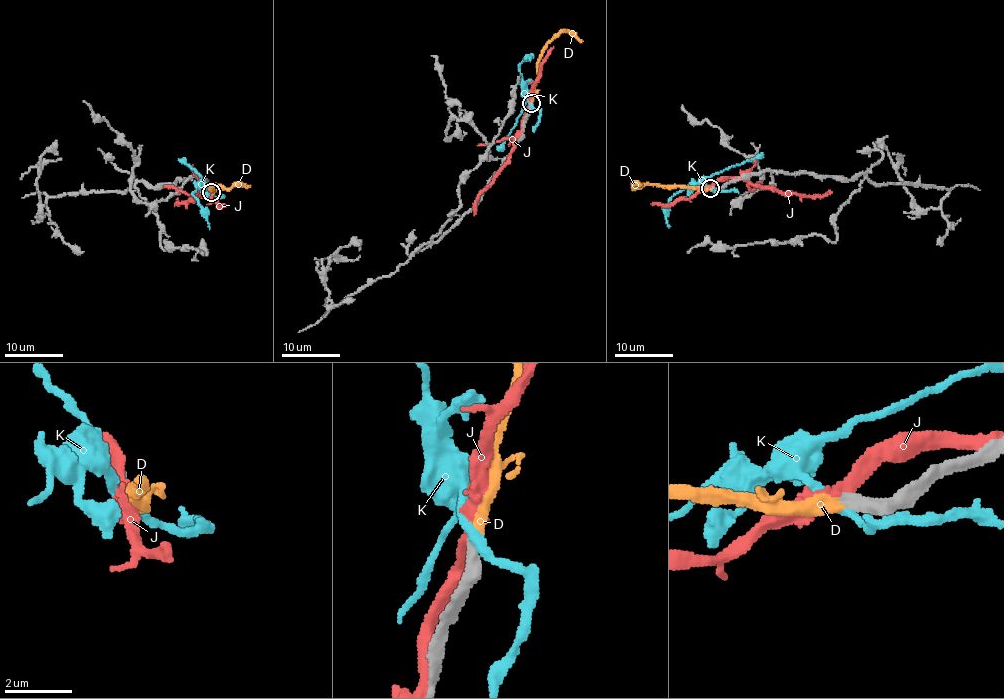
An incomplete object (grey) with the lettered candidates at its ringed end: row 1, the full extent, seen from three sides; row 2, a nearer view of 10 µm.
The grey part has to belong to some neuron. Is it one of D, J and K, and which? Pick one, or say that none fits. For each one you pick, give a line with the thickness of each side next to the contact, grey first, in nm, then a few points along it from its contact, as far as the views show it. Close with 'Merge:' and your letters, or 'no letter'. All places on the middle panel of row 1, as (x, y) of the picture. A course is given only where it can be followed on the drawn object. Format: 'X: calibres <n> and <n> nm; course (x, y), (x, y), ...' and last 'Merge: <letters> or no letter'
D: calibres 380 and 380 nm; course (530, 103), (541, 50), (563, 31), (571, 31), (582, 41)
Merge: D

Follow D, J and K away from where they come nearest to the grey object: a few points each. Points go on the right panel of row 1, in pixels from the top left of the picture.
D: (710, 188), (639, 184)
J: (710, 188), (725, 178), (741, 178), (748, 184), (773, 187), (781, 192), (825, 195), (831, 191)
K: (712, 189), (703, 184), (690, 184), (676, 193), (667, 207), (669, 228)

